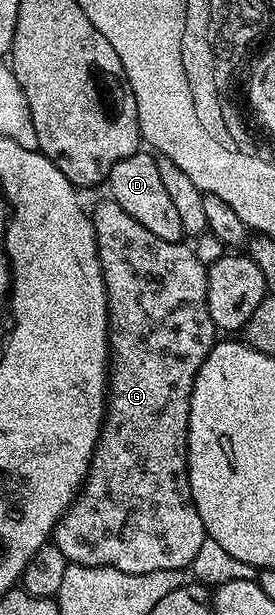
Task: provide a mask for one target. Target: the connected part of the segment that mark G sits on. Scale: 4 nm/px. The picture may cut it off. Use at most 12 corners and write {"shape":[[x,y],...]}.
{"shape":[[92,208],[110,315],[106,418],[52,542],[186,570],[207,265]]}

